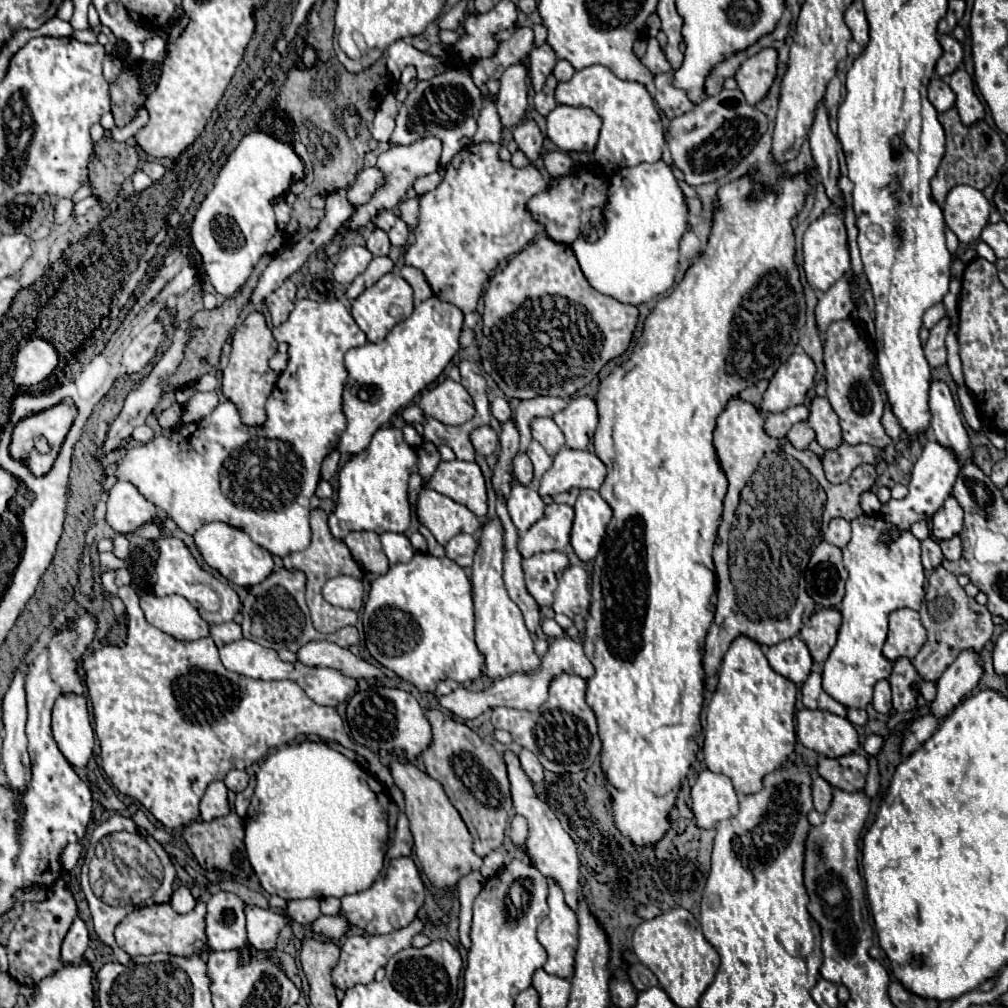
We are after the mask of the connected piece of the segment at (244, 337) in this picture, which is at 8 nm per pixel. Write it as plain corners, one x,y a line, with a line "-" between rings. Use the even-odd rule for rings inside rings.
261,313
247,315
245,321
233,333
233,349
231,349
229,365
223,371
221,391
237,407
239,417
245,425
263,425
267,419
265,401
271,395
277,381
277,373
269,369
267,361
275,351
277,351
277,341
267,329
267,323

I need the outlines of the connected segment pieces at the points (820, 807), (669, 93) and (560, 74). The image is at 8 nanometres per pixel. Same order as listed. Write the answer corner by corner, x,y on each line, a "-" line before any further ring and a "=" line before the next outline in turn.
817,777
811,789
813,789
813,805
823,815
829,809
829,803
833,799
833,789
827,781
823,781
823,777
=
673,71
669,73
661,73
661,75
655,75
655,101
659,105
661,111
665,111
665,115
669,119
673,117
679,117
687,111
693,109
693,103
689,101
689,97
685,95
685,91
681,89
675,89
671,85
671,77
673,77
=
559,59
555,69
553,69
553,75
557,77
557,81
569,81
573,77
573,73
575,73
573,65
569,61
563,61
563,59

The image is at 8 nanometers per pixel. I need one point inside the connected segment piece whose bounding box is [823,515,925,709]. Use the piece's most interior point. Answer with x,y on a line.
882,578

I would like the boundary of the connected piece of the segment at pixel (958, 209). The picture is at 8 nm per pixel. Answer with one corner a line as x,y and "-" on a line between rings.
955,185
947,193
947,201
943,205
945,223
957,235
961,243
979,241
981,229
989,221
989,201
979,189
971,189
969,185

